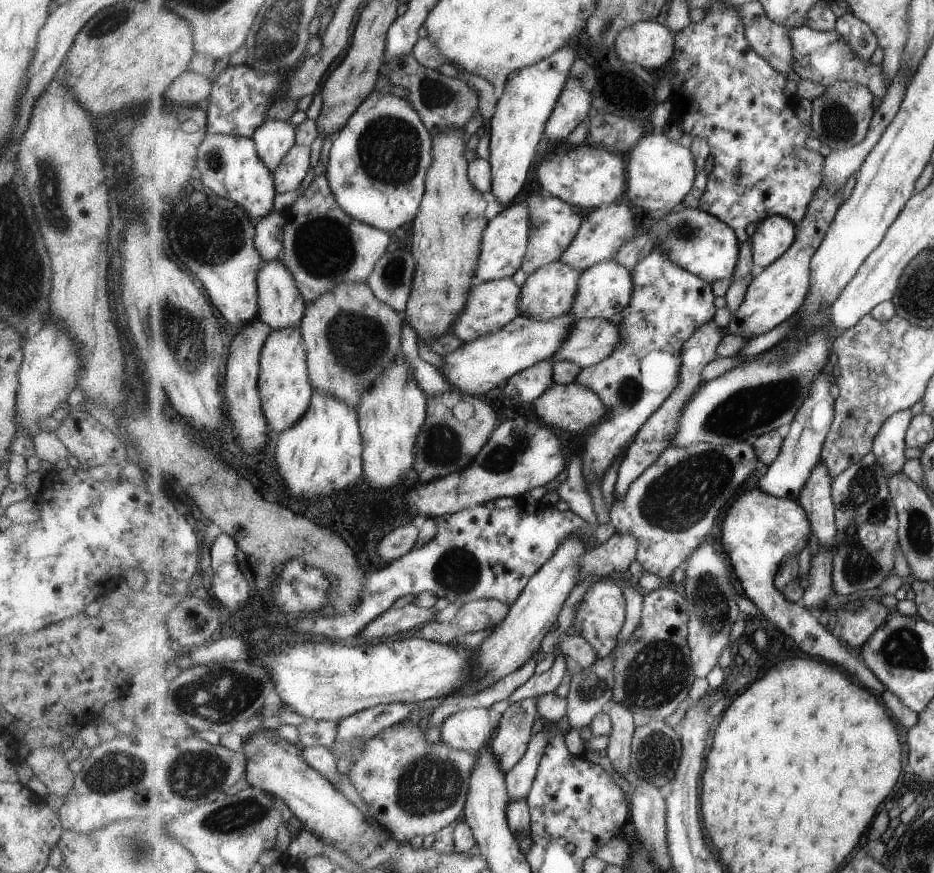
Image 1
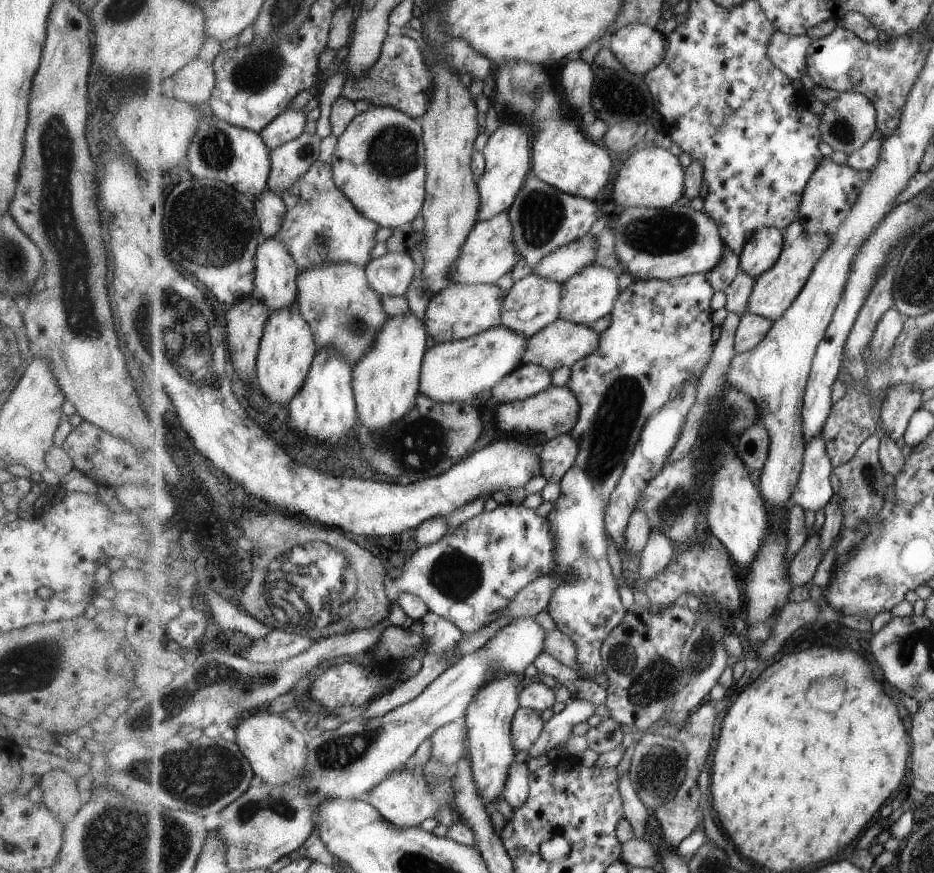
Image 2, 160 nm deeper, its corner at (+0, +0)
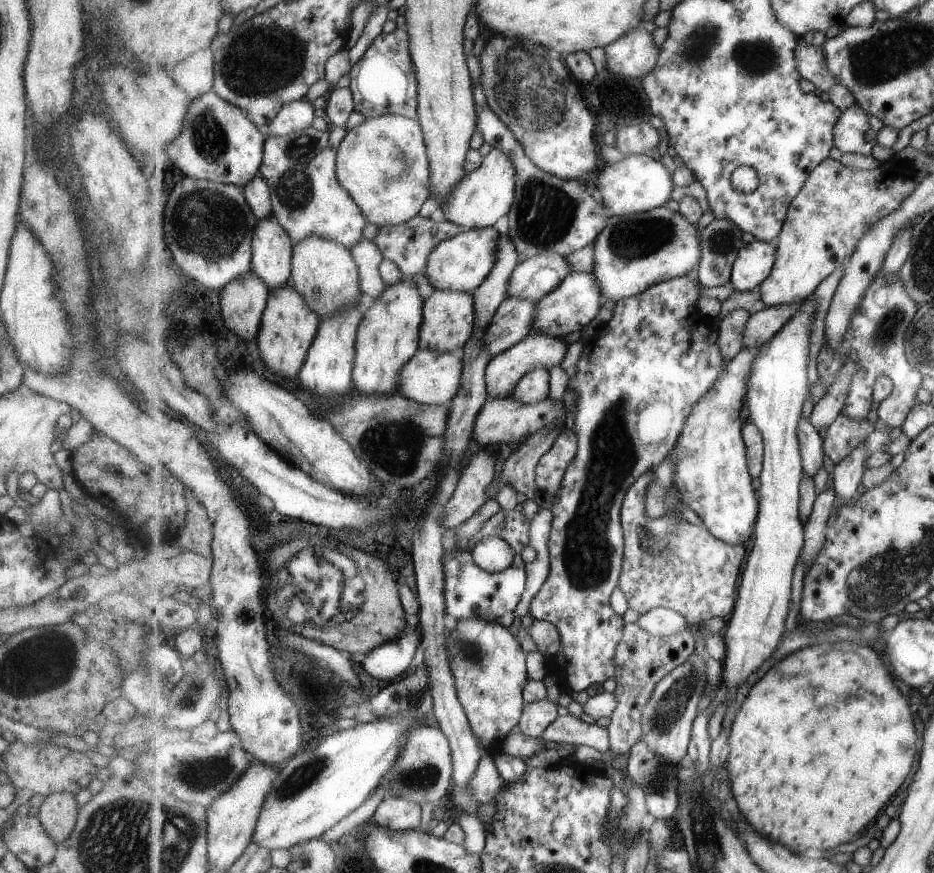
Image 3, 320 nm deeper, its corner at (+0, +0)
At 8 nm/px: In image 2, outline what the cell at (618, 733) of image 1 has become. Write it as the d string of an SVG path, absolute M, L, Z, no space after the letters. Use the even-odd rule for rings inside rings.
M630 768L620 780L620 790L624 800L624 814L629 820L634 836L638 839L645 838L647 822L649 822L649 807L639 798L638 792L630 777Z

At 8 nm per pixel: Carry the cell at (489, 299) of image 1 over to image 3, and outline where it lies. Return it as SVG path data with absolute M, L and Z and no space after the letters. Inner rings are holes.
M436 290L423 306L424 320L421 330L420 348L431 348L442 352L461 352L474 333L476 318L473 292Z

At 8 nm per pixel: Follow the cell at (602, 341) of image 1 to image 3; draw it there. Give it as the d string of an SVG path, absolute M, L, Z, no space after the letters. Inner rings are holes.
M535 331L516 346L493 357L486 369L486 384L490 399L513 397L513 390L515 390L517 382L527 372L543 367L551 370L553 367L560 366L570 345L564 340L564 337L555 338L555 336Z

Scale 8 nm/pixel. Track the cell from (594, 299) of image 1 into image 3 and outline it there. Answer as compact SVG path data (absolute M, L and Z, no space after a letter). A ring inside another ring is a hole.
M572 272L559 288L541 298L535 312L535 331L555 338L581 332L591 320L597 318L604 299L603 290L597 282L595 272Z

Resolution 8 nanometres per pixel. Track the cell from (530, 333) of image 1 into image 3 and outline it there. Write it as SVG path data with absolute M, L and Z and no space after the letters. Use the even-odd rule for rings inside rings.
M420 348L403 366L401 370L401 380L399 380L399 393L405 398L409 398L421 405L443 405L449 404L458 394L458 390L463 384L462 352L442 352L441 350L431 350L431 348Z

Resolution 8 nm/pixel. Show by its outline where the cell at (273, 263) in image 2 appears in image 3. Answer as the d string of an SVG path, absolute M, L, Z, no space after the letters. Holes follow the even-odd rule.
M276 218L259 221L253 240L252 271L269 286L271 292L291 283L294 246L291 236Z

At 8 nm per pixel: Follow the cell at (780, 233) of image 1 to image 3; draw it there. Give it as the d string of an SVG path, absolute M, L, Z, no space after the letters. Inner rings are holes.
M755 239L745 244L733 264L731 284L737 291L758 290L771 277L777 260L777 243Z

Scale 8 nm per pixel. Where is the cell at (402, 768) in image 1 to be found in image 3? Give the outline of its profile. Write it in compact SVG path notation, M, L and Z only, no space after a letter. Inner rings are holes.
M388 795L377 807L371 819L381 826L393 828L393 831L416 830L421 824L421 812L423 808L417 802L401 796Z

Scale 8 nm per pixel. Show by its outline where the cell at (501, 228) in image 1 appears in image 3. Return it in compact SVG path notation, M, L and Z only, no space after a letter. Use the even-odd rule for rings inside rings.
M493 227L470 229L458 236L449 238L437 246L427 262L423 273L437 290L473 292L489 278L491 270L497 266L501 234Z

